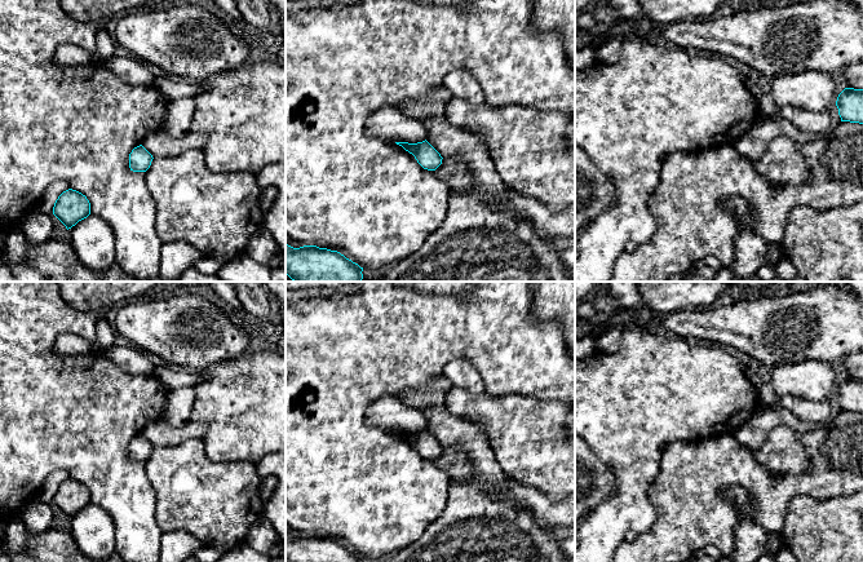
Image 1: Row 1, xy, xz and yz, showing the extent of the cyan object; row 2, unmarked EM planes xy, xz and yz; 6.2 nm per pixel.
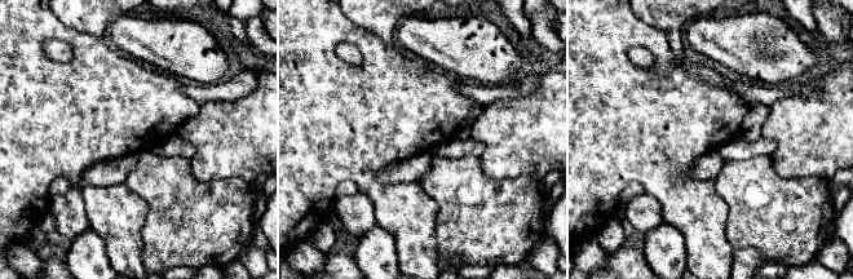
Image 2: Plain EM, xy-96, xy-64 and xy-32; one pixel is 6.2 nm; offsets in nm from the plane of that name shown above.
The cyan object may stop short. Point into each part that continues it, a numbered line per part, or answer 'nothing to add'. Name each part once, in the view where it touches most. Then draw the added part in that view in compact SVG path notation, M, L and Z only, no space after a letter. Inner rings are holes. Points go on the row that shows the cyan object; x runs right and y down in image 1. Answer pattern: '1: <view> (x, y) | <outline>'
nothing to add

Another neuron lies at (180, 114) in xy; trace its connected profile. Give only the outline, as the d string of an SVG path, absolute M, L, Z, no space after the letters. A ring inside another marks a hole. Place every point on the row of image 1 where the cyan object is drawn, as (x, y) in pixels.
M192 98L171 99L163 129L173 137L185 137L191 132L194 114L195 102Z

